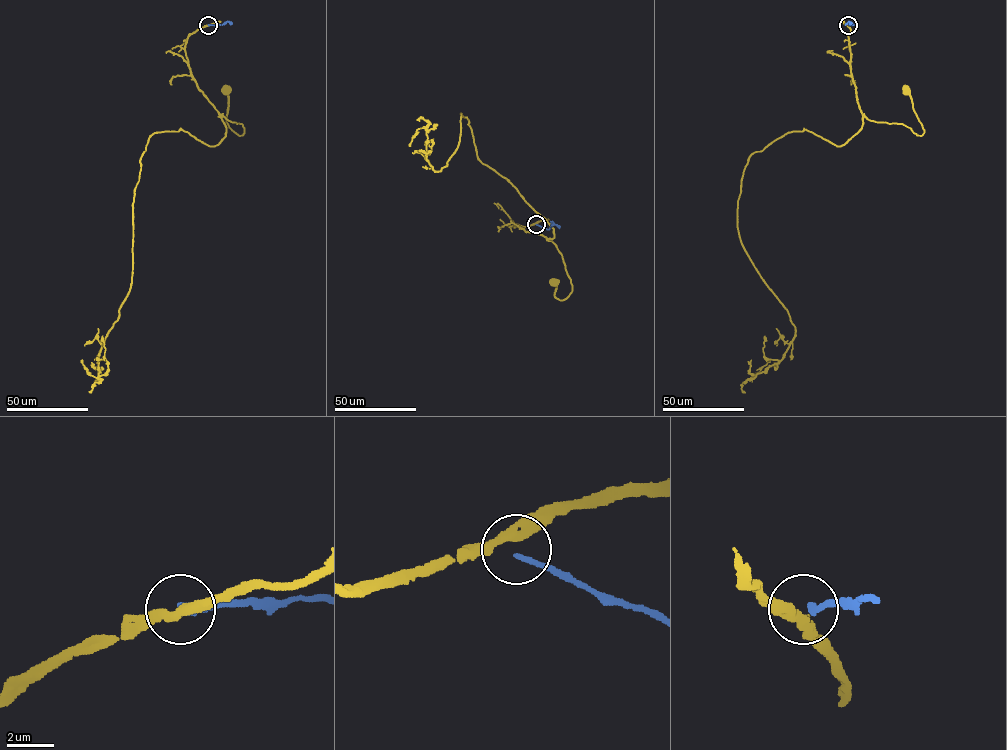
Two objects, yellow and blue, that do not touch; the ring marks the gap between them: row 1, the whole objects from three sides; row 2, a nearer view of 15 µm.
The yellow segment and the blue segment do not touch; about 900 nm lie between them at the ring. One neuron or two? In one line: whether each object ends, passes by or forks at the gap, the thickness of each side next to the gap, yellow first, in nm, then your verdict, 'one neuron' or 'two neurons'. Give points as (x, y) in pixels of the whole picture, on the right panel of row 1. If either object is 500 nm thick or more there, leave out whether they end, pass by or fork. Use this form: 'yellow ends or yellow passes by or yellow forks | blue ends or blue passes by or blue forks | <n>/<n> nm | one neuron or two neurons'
yellow passes by | blue ends | 440/280 nm | two neurons

